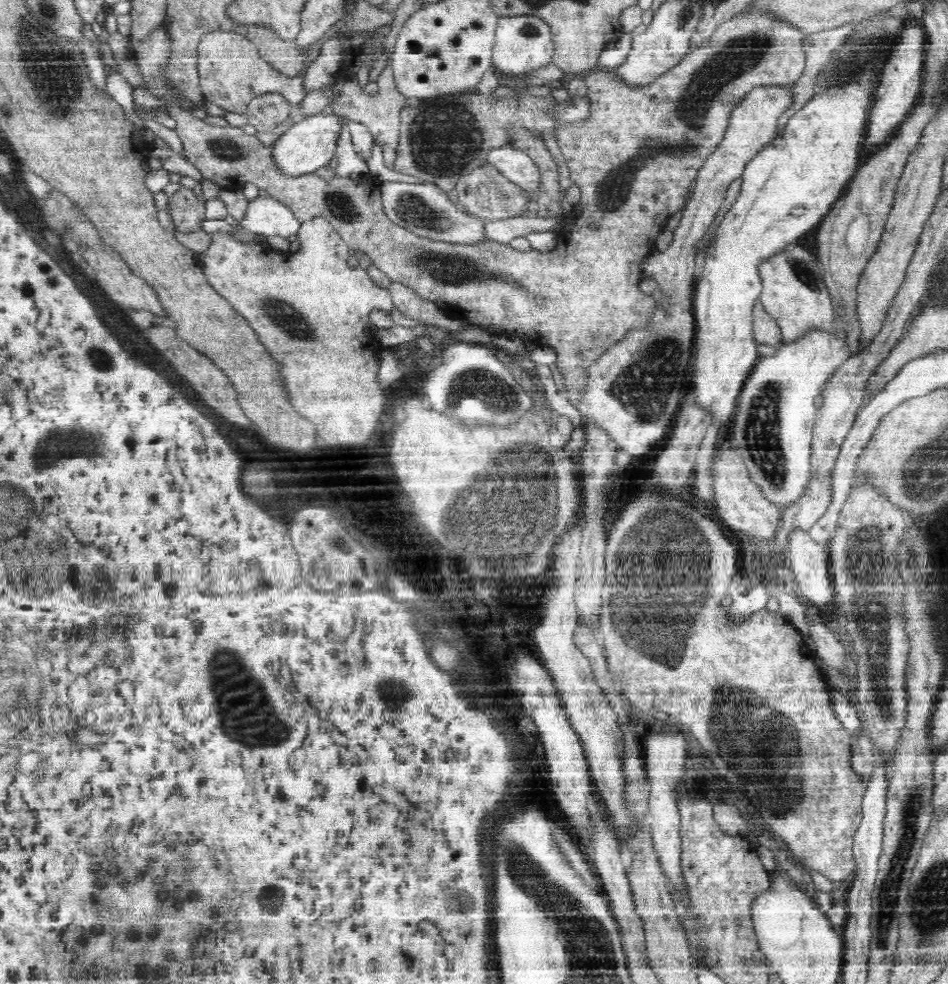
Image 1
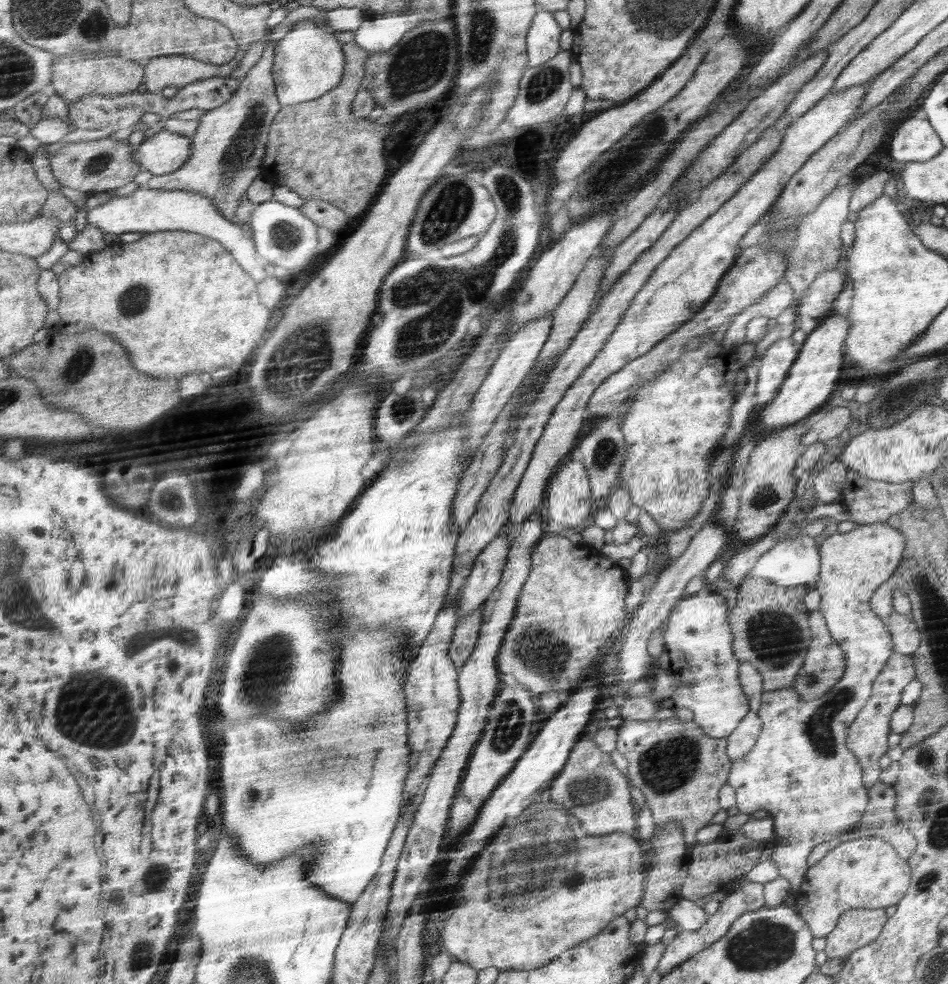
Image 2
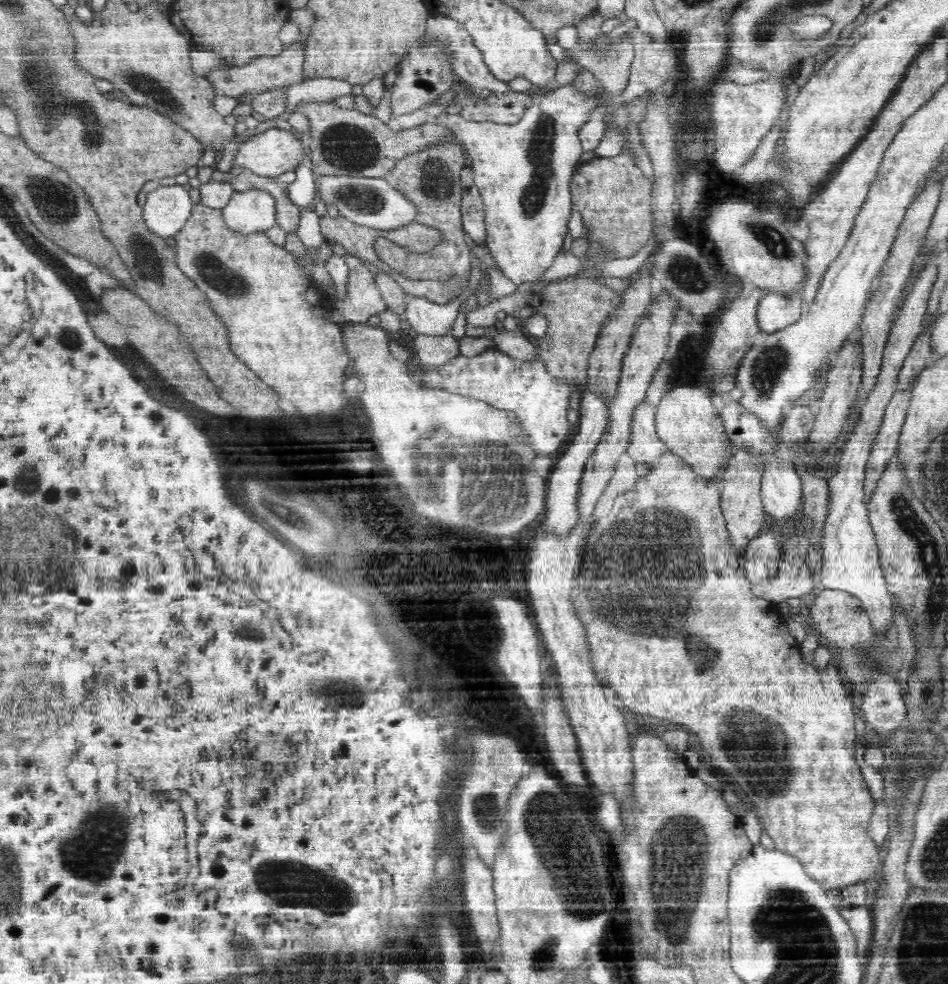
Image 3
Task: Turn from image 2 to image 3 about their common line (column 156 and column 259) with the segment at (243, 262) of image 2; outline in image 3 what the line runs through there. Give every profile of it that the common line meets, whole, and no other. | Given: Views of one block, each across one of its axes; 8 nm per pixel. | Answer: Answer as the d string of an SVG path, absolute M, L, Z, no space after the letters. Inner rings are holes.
M254 189L234 193L221 212L226 224L242 234L264 233L277 224L278 209L275 196L267 190Z

